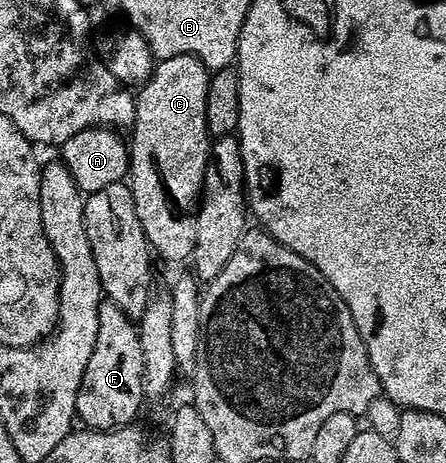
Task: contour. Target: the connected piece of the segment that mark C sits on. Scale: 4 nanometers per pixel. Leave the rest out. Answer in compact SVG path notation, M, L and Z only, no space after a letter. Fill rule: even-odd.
M172 55L171 57L161 58L155 64L152 75L137 90L134 99L134 124L132 132L134 132L134 142L129 142L130 151L130 171L128 174L128 184L134 202L136 203L136 215L140 219L140 227L144 231L147 243L150 244L151 250L155 254L158 253L166 261L186 261L191 260L194 252L194 244L196 243L196 219L198 218L198 202L202 196L202 180L204 179L204 171L208 163L208 155L210 154L210 146L212 138L208 131L208 119L204 115L204 103L208 103L208 83L210 82L211 70L206 68L206 64L198 57L192 55Z

